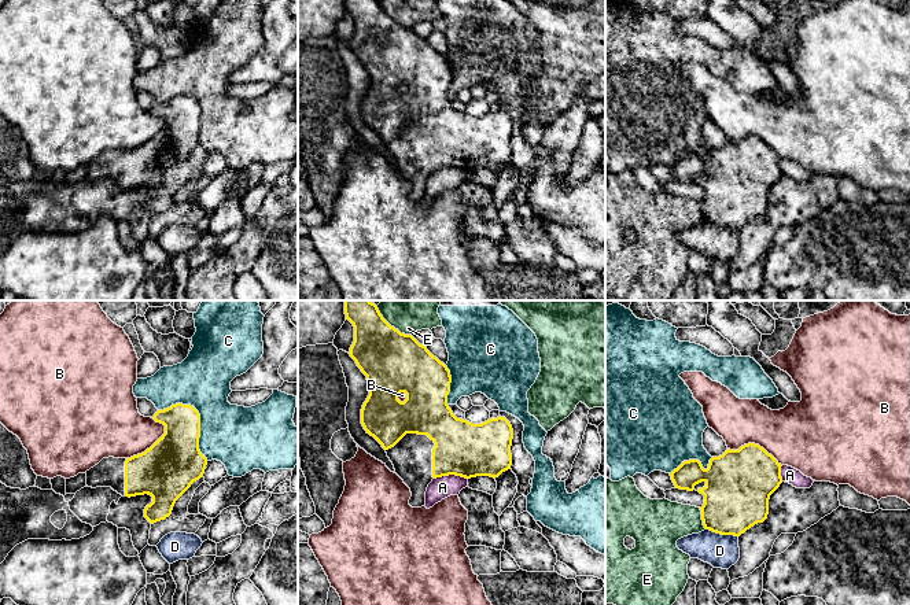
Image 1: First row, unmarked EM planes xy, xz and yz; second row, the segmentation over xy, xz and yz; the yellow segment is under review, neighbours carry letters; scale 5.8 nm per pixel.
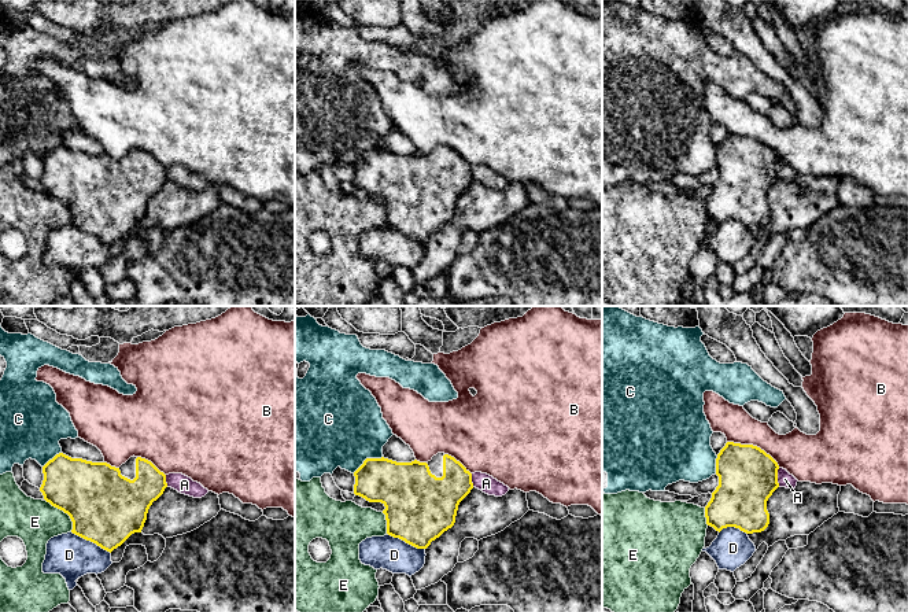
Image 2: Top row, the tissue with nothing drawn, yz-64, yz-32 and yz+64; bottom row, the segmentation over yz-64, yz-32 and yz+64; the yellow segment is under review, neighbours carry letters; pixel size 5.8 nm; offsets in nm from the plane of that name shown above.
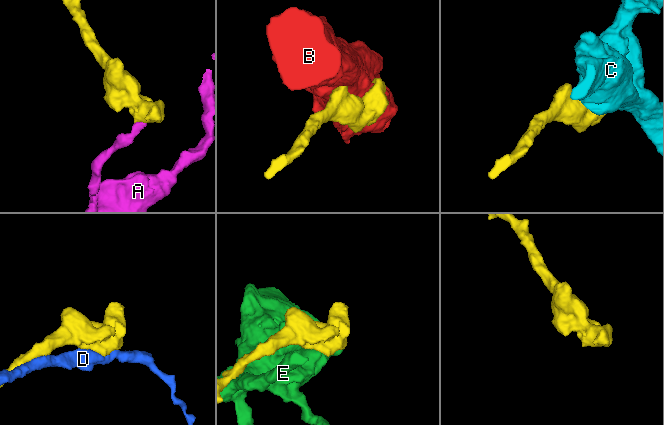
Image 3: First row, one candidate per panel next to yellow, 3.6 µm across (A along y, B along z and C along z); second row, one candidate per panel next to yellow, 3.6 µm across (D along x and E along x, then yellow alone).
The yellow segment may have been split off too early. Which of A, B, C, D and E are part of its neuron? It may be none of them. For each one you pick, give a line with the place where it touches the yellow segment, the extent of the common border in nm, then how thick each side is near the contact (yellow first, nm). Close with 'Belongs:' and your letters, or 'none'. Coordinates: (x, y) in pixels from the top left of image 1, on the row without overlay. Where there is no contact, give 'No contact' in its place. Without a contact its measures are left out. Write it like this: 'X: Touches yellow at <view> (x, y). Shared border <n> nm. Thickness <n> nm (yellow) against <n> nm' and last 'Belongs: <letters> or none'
Belongs: none

